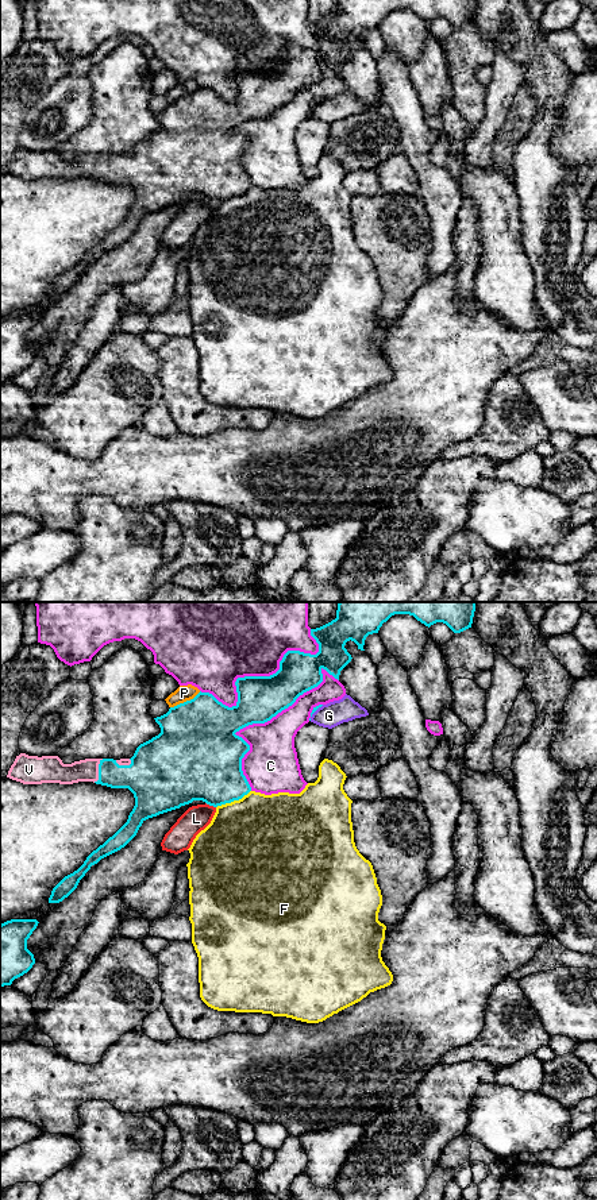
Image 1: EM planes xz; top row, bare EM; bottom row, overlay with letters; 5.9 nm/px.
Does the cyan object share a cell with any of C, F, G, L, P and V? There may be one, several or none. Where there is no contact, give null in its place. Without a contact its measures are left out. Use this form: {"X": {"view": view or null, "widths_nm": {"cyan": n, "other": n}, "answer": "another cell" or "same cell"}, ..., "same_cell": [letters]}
{"C": {"view": "xz", "widths_nm": {"cyan": 280, "other": 320}, "answer": "another cell"}, "F": {"view": "xz", "widths_nm": {"cyan": 400, "other": 500}, "answer": "another cell"}, "G": {"view": "xz", "widths_nm": {"cyan": 20, "other": 140}, "answer": "another cell"}, "L": {"view": "xz", "widths_nm": {"cyan": 440, "other": 160}, "answer": "another cell"}, "P": {"view": "xz", "widths_nm": {"cyan": 460, "other": 100}, "answer": "another cell"}, "V": {"view": "xz", "widths_nm": {"cyan": 190, "other": 130}, "answer": "same cell"}, "same_cell": ["V"]}

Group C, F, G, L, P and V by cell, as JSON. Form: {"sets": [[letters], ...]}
{"sets": [["C"], ["F"], ["G"], ["L"], ["P"], ["V"]]}

